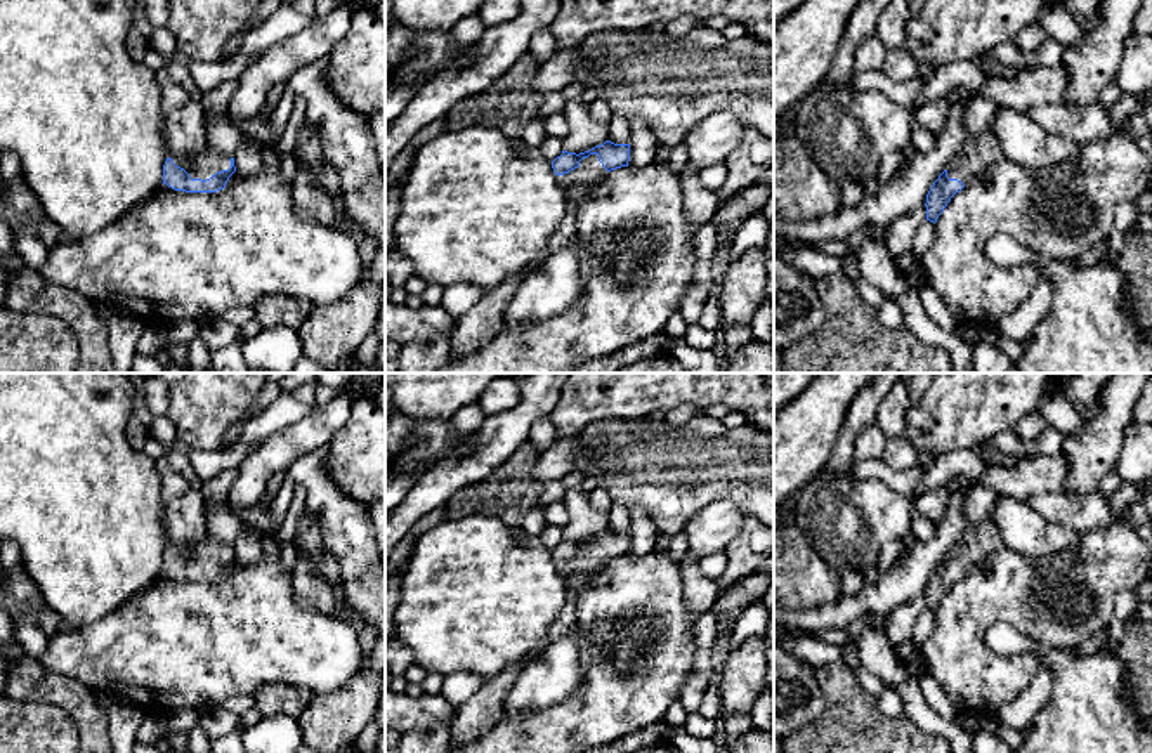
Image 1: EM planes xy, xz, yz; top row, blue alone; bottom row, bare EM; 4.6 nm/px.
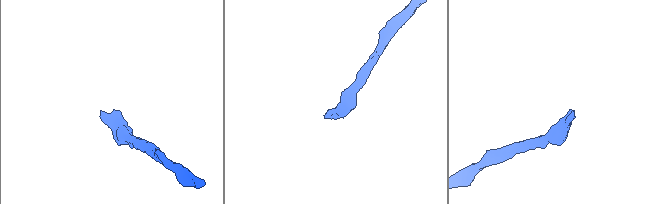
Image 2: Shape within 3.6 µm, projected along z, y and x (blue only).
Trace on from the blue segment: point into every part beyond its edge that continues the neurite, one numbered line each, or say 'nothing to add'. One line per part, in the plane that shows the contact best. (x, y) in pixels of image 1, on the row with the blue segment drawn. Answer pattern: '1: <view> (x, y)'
1: xy (203, 165)

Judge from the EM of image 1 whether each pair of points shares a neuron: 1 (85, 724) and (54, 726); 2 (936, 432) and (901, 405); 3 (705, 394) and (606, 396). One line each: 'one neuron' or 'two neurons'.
1: two neurons
2: two neurons
3: one neuron

